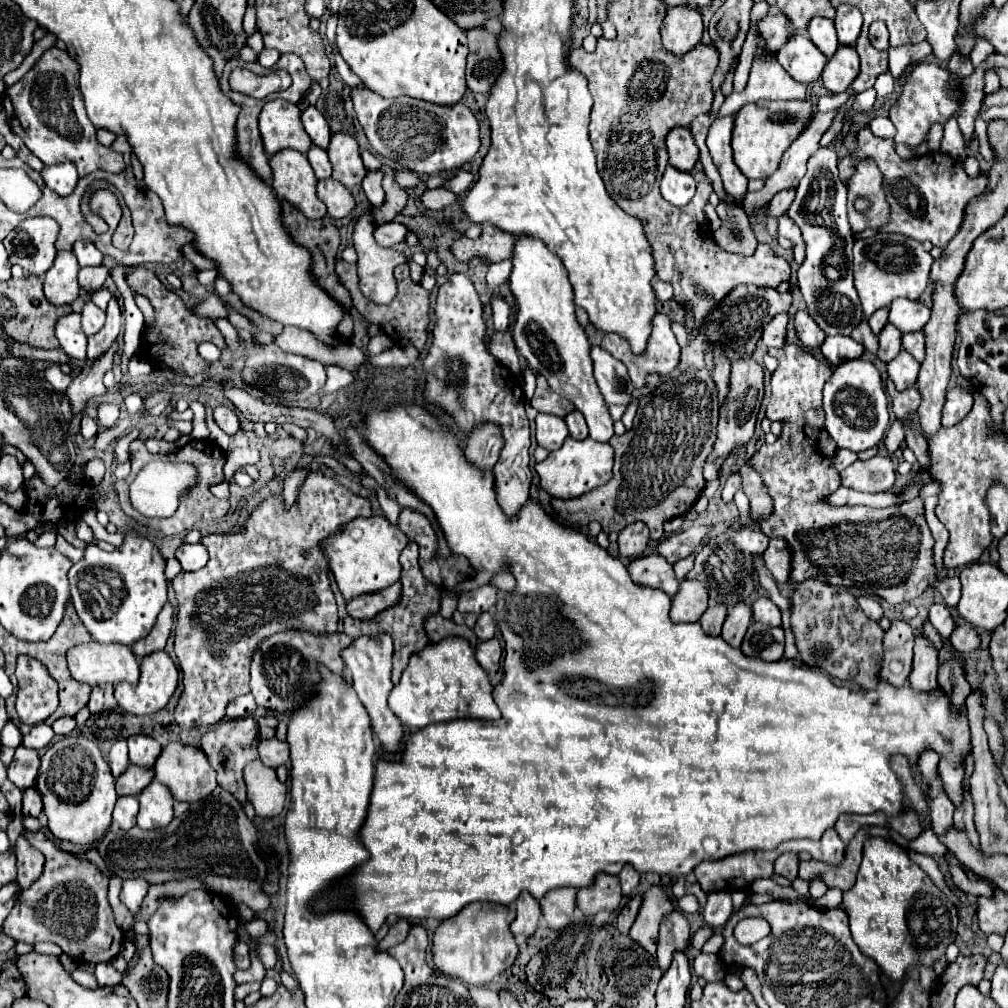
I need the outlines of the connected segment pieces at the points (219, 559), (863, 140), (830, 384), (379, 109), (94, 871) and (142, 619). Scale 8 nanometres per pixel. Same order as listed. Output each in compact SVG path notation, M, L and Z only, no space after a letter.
M321 470L317 472L309 472L305 484L301 486L299 490L299 496L295 500L295 504L291 508L285 508L285 500L281 494L273 494L273 496L267 496L261 504L255 506L255 510L249 512L249 518L245 522L245 526L235 532L235 534L211 534L211 536L205 536L201 538L203 546L207 548L209 552L209 562L197 570L197 572L181 572L179 576L173 578L173 588L175 588L175 596L177 596L177 628L175 628L175 654L177 654L177 660L179 660L179 666L183 670L183 692L179 696L179 702L175 706L175 722L181 726L181 728L193 728L193 726L213 726L217 724L223 716L225 716L225 706L229 704L229 700L233 700L235 696L241 696L241 694L247 694L249 692L249 664L251 664L251 656L257 648L257 644L275 634L275 632L285 632L289 628L301 628L301 630L307 630L307 632L313 632L313 634L327 634L327 632L335 632L337 630L337 604L333 600L333 590L331 590L331 582L329 582L329 564L327 564L327 558L325 558L325 552L321 548L321 542L335 534L335 532L341 532L345 528L347 522L351 522L353 518L359 518L359 516L371 516L371 502L357 496L355 492L351 492L349 488L345 488L343 484L339 484L337 480L333 478L325 478Z
M869 128L859 130L857 144L859 146L839 162L839 176L845 182L853 174L853 164L859 158L869 156L877 162L885 176L885 194L891 206L891 222L883 230L889 234L903 234L919 242L929 240L933 246L945 248L961 226L965 204L985 190L985 176L969 178L963 164L943 152L929 152L915 160L903 160L897 156L895 142L891 138L877 138Z
M855 358L847 360L845 364L839 364L823 386L823 412L825 412L825 430L835 440L837 448L863 452L879 444L889 424L889 412L881 374L873 366L873 362Z
M363 86L351 88L351 100L353 100L355 112L357 112L357 120L363 126L363 132L365 132L371 148L385 162L401 164L403 168L417 172L421 176L433 176L433 174L441 174L441 172L459 170L479 150L479 122L473 116L473 112L461 102L455 106L439 106L439 104L423 102L417 98L409 98L409 96L387 100L387 98L381 98L379 94L375 94Z
M23 830L23 836L31 846L41 850L45 866L33 888L19 894L11 914L3 922L3 932L15 942L53 942L77 962L109 962L121 952L119 934L123 932L117 928L107 900L107 876L91 862L59 850L43 832Z
M131 528L125 532L123 544L113 552L85 552L83 558L71 566L71 600L93 640L131 646L147 636L167 600L165 562L167 558L161 550Z

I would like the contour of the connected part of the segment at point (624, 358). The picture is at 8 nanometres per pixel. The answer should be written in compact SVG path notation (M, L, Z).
M661 312L655 314L653 330L651 330L651 340L647 342L647 348L641 352L641 356L635 356L635 354L631 352L631 346L627 346L627 342L625 342L623 338L615 336L613 332L609 332L609 334L603 336L601 348L607 350L611 356L615 356L617 360L621 360L621 362L627 366L629 376L631 376L631 382L633 382L633 386L635 386L637 390L645 388L647 376L651 376L651 374L657 374L657 376L667 376L667 374L671 374L671 372L677 368L677 364L679 364L679 350L681 350L679 344L677 344L675 334L671 332L669 316L665 316L665 314L661 314Z

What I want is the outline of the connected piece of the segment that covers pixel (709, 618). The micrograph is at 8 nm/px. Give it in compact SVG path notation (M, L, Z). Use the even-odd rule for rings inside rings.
M719 604L709 606L699 620L703 632L707 632L709 636L719 636L723 622L725 622L725 606L719 606Z

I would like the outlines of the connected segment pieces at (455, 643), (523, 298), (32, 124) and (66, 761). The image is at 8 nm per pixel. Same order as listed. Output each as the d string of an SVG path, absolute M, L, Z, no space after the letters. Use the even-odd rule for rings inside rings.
M447 636L447 640L431 642L427 648L411 656L399 684L395 684L389 694L389 708L411 730L455 718L497 720L501 718L501 712L493 702L491 690L493 686L489 676L475 660L475 650L469 640L461 636Z
M515 236L511 262L513 270L509 276L509 290L517 306L513 340L519 354L527 360L533 372L547 378L553 392L575 404L575 408L585 416L593 440L609 442L613 436L613 420L593 378L589 356L591 344L583 326L575 318L573 288L563 262L551 254L541 240L531 240L531 236Z
M55 46L45 50L37 64L19 82L7 86L3 108L9 112L11 128L43 164L77 162L79 176L95 170L121 172L125 168L125 160L119 152L97 142L95 126L87 118L83 96L79 92L79 64Z
M65 736L47 748L47 752L41 756L41 768L35 788L43 798L43 812L47 814L49 822L47 826L55 838L69 840L81 846L97 842L111 824L111 812L113 820L123 830L135 826L135 816L139 810L137 798L135 796L117 798L115 780L109 772L109 764L105 762L99 746L83 736Z

